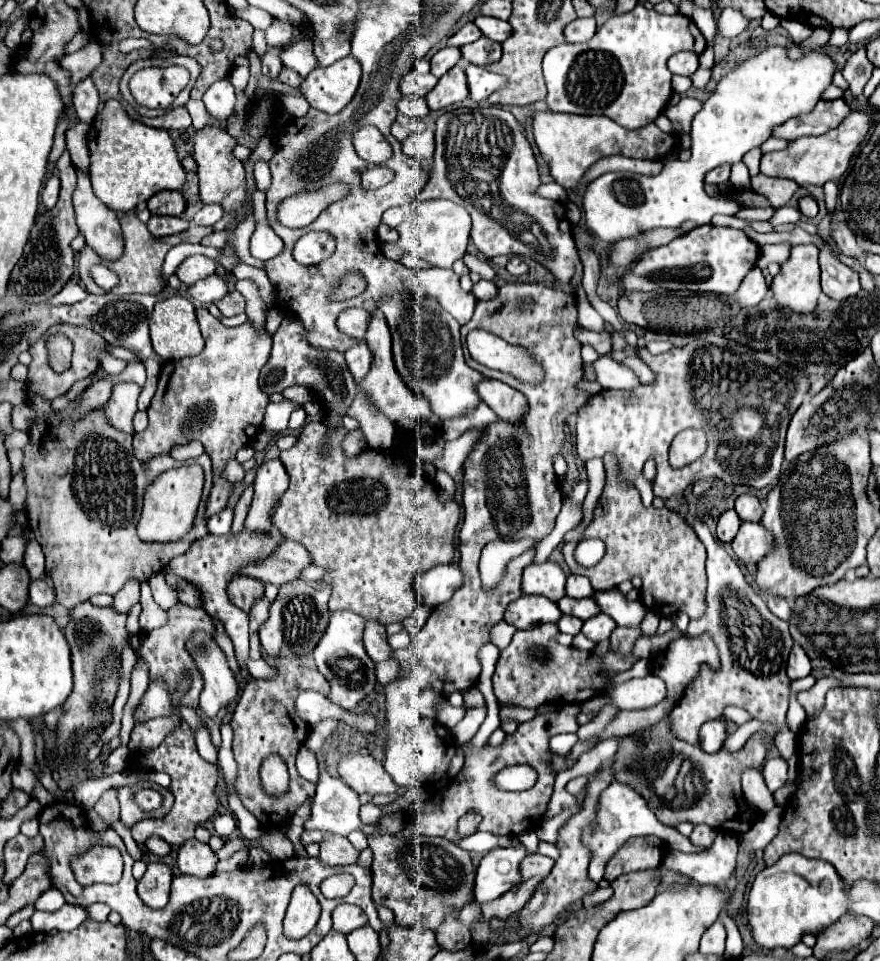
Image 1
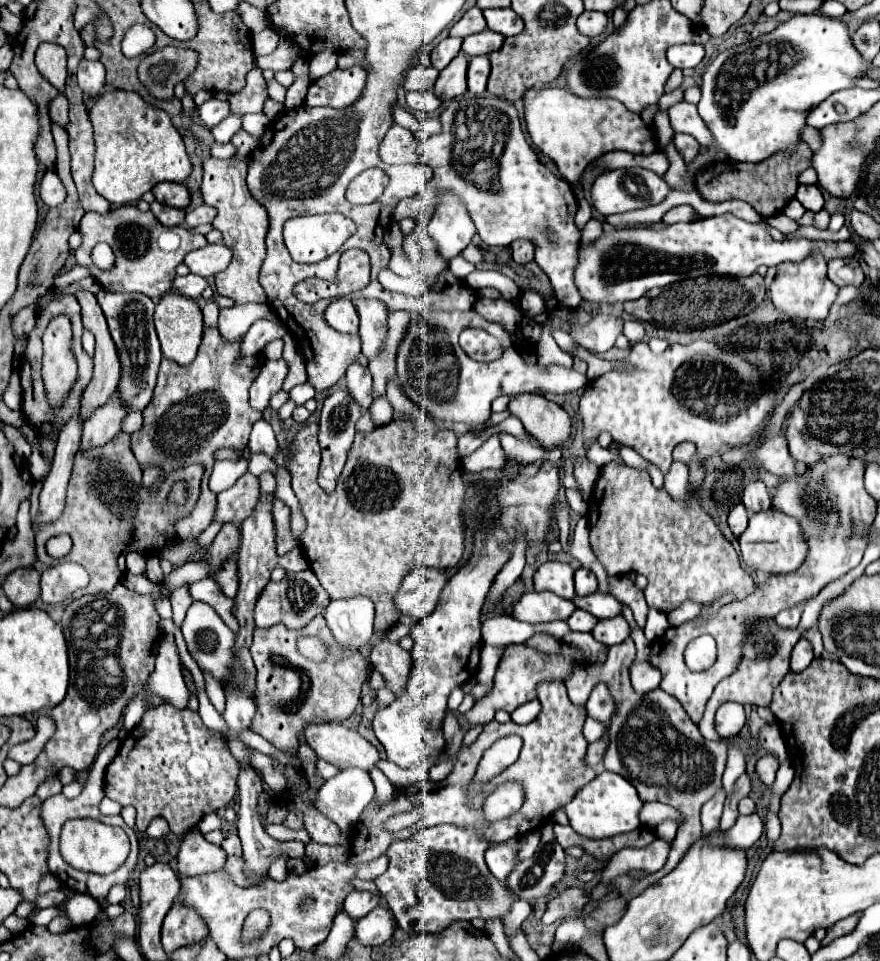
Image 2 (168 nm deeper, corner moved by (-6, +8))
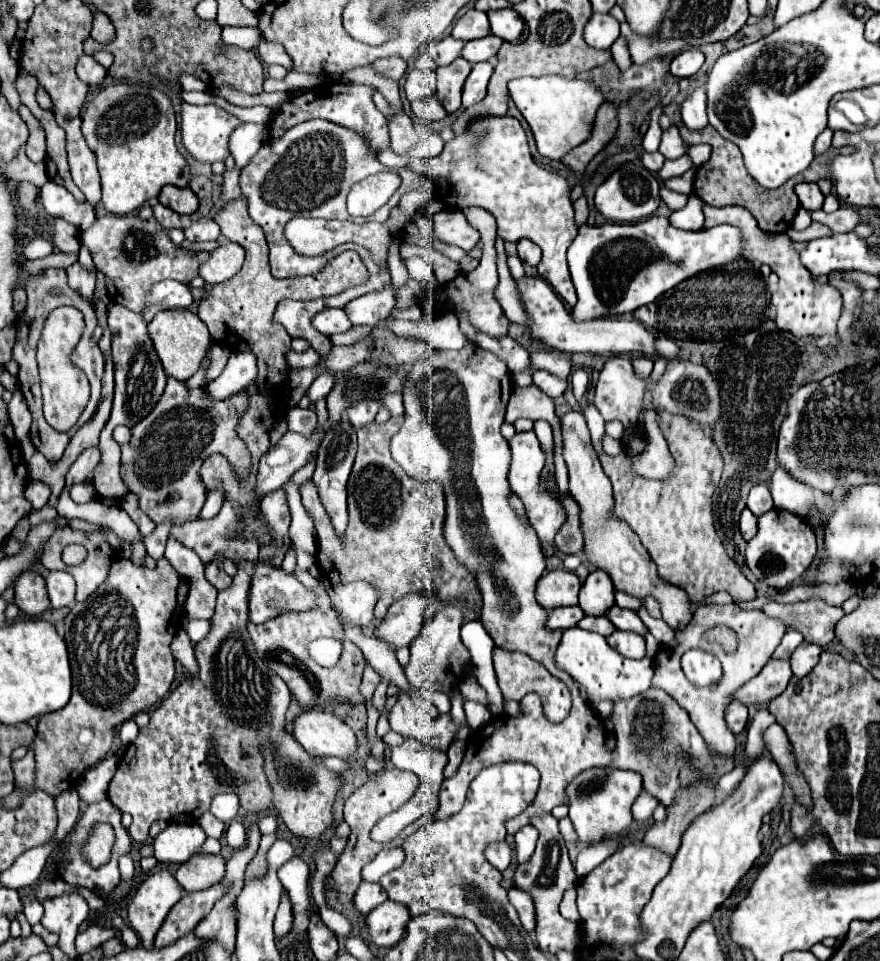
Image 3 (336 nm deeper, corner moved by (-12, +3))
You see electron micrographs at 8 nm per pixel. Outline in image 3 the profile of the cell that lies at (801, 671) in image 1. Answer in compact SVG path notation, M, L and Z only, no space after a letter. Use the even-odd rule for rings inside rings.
M802 642L790 656L790 666L792 666L792 672L796 678L804 678L812 672L812 668L818 664L818 658L822 654L822 648L820 646L814 646L814 644L808 644L808 642Z

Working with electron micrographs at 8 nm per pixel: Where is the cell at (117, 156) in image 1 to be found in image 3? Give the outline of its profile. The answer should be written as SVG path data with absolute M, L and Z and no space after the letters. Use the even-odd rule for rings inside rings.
M112 84L106 86L82 114L82 132L88 146L98 156L98 170L102 178L102 204L112 214L130 214L138 210L146 200L156 198L162 186L172 184L186 188L190 180L190 170L186 158L176 146L176 114L168 96L158 90L150 90L142 84Z

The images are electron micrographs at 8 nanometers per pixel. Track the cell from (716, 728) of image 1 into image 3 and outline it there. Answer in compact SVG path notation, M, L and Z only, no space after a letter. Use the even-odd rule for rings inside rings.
M730 702L726 708L726 724L734 734L742 734L748 724L748 708L740 702Z

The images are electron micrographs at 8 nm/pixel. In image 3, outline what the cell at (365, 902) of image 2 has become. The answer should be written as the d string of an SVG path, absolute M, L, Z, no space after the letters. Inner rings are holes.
M362 882L354 894L354 908L362 914L368 916L376 906L384 904L388 900L386 892L382 890L380 884L370 884L370 882Z

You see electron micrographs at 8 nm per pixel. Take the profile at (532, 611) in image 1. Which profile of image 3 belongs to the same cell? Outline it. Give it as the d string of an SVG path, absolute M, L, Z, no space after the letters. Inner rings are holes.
M566 606L566 608L554 608L548 612L548 620L546 620L546 628L550 630L566 630L572 628L580 622L580 618L584 616L580 606Z

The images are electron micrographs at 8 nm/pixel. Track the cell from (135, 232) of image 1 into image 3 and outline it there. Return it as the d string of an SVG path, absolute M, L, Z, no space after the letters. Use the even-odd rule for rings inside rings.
M106 214L102 218L96 218L94 224L80 234L80 242L90 250L96 268L106 276L110 292L108 298L134 312L142 310L150 286L166 278L188 284L194 276L198 276L198 266L208 260L208 252L192 252L176 246L156 218L142 220L136 214L132 216Z

